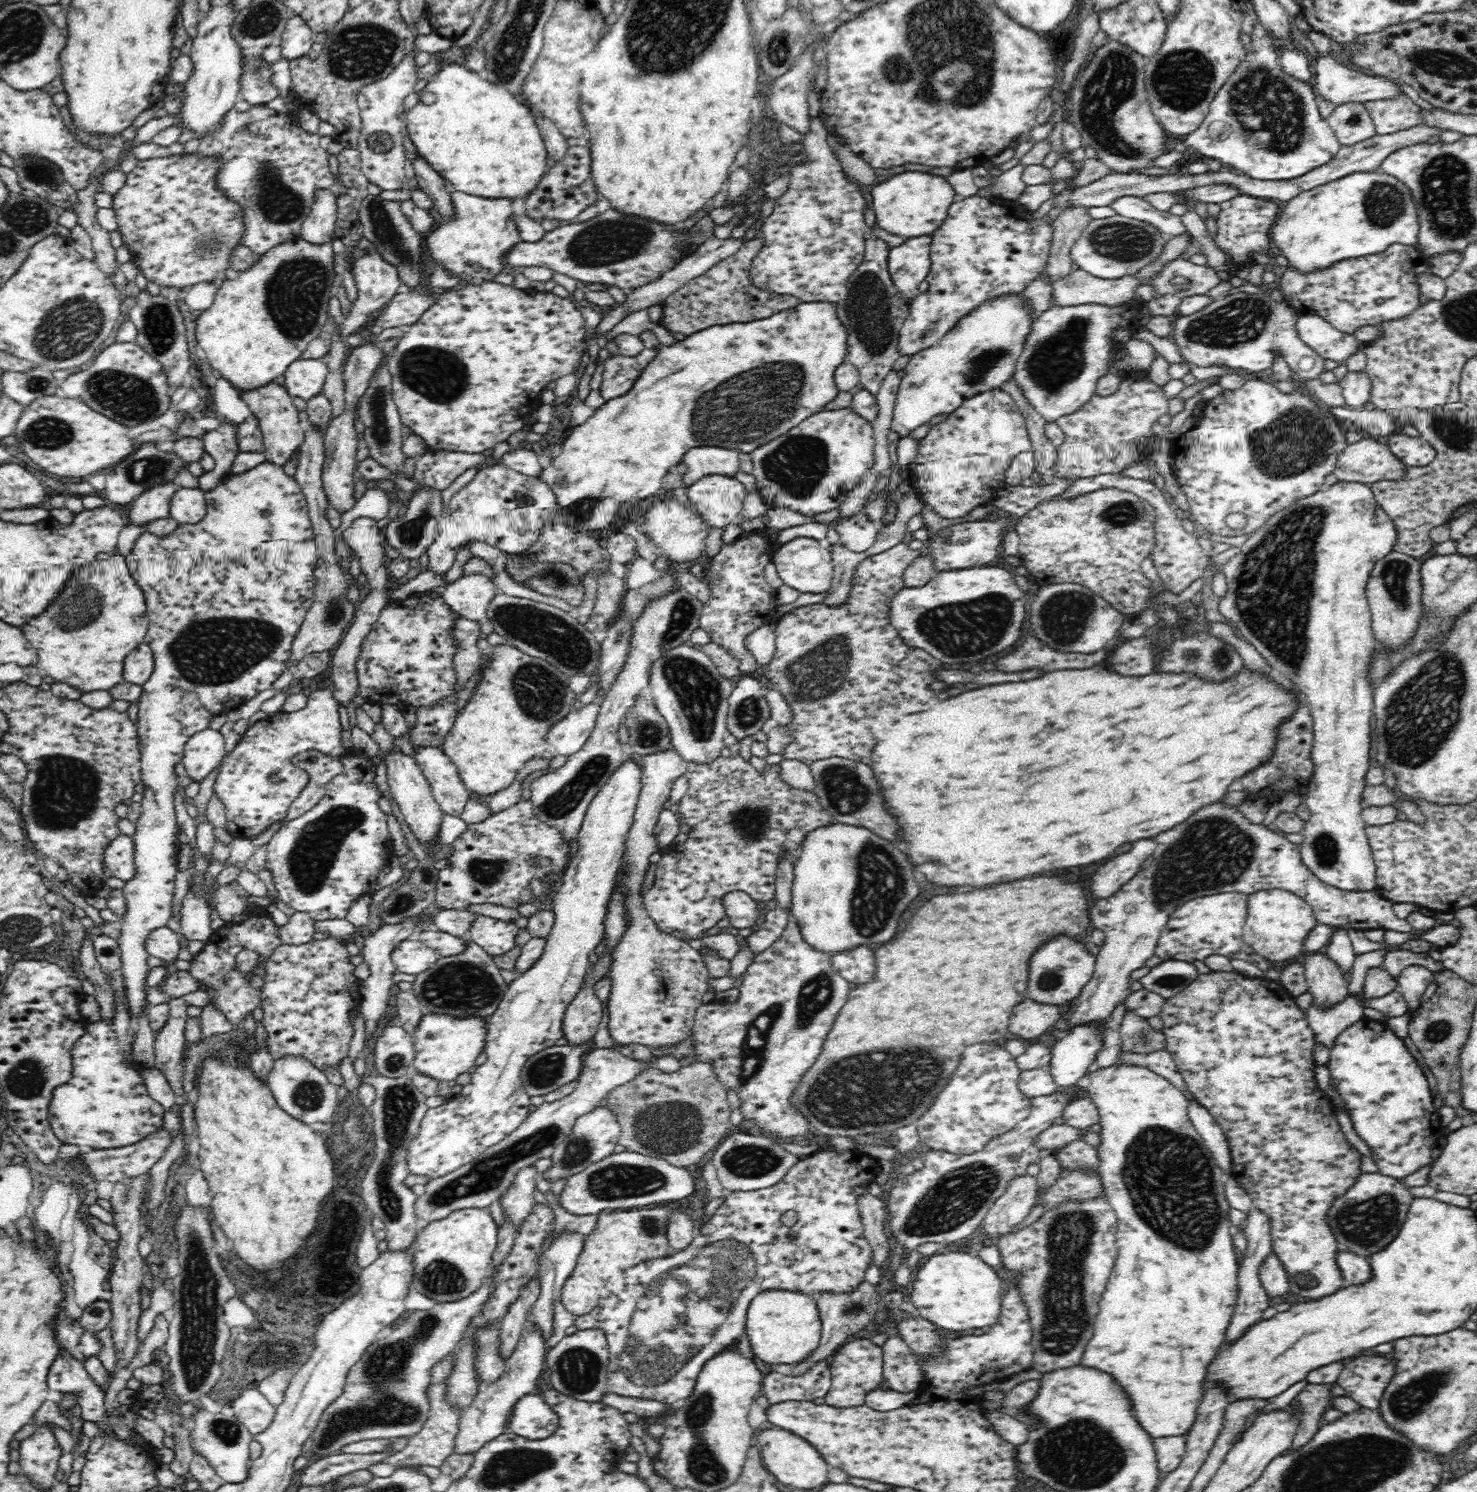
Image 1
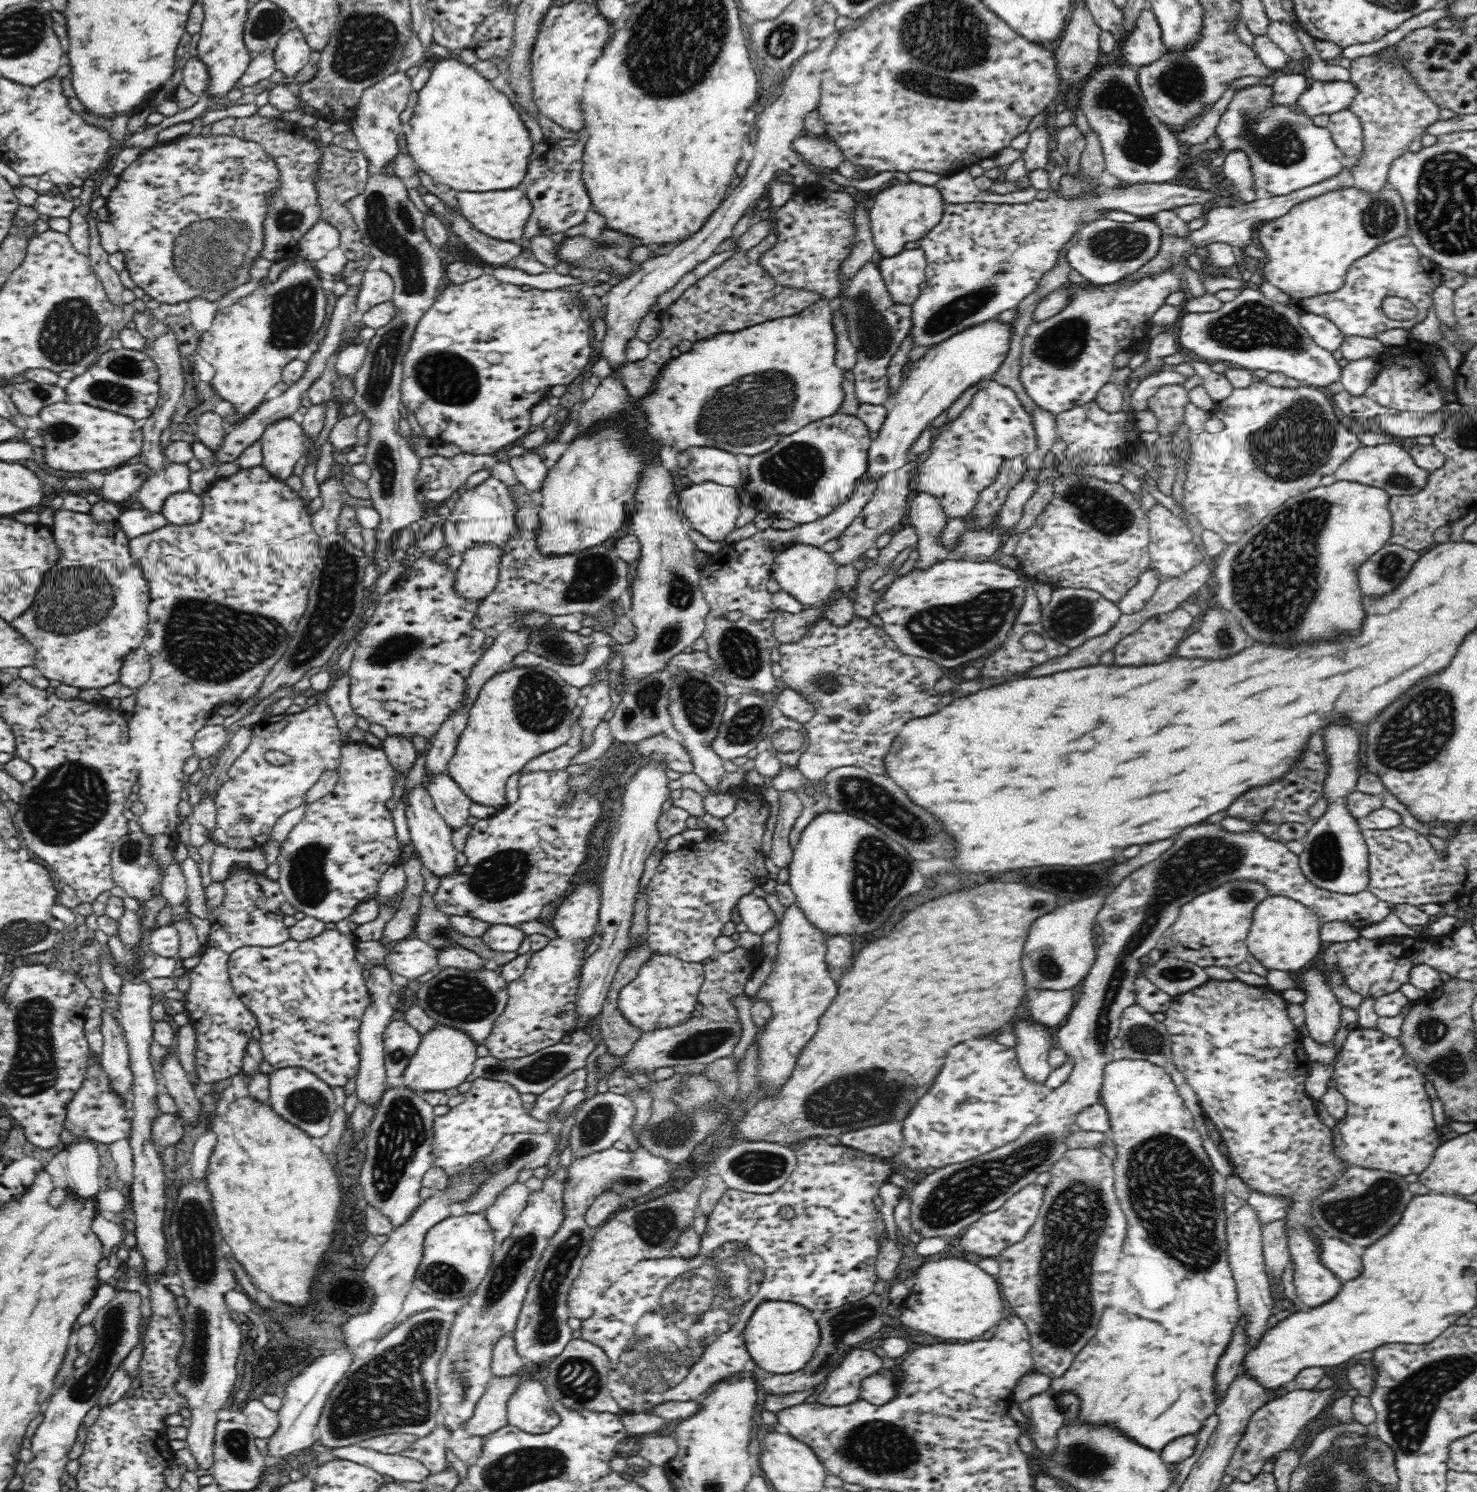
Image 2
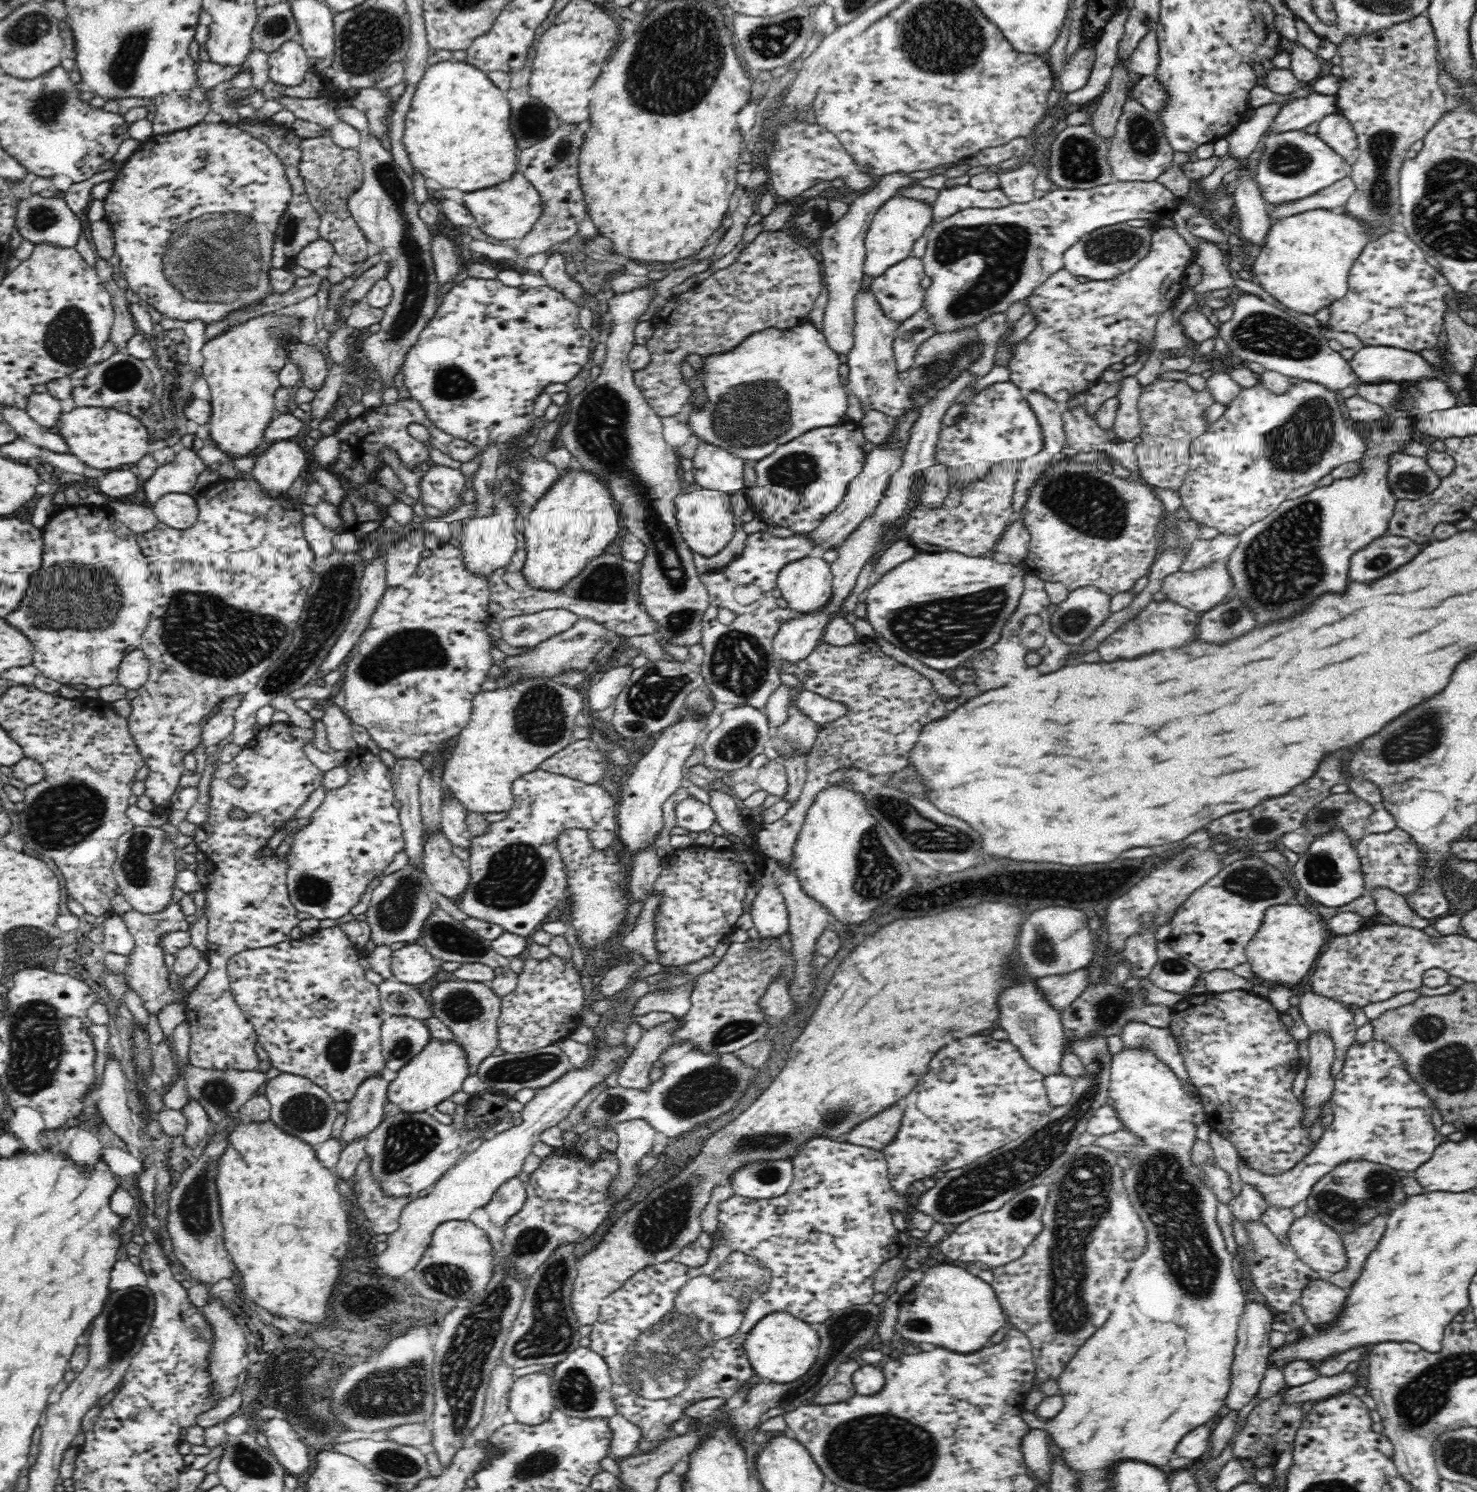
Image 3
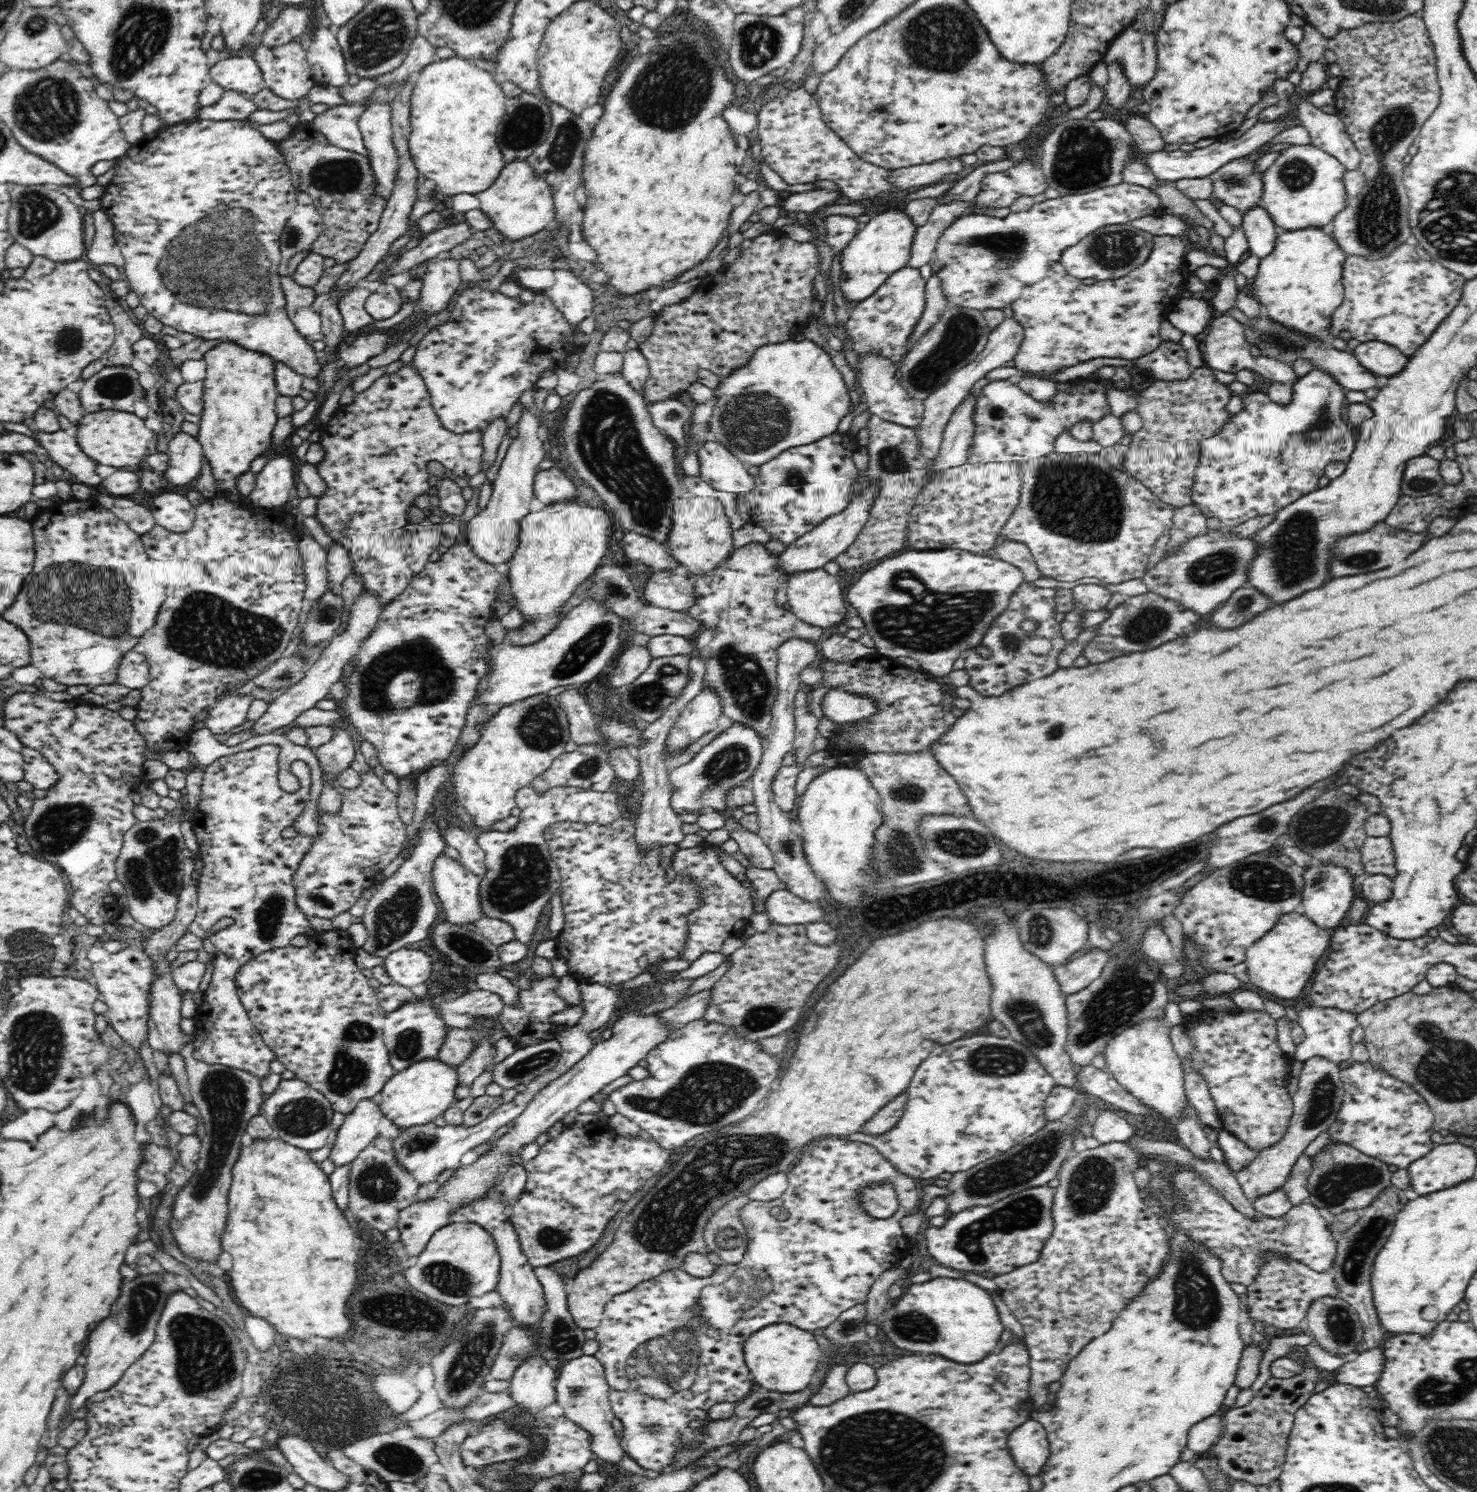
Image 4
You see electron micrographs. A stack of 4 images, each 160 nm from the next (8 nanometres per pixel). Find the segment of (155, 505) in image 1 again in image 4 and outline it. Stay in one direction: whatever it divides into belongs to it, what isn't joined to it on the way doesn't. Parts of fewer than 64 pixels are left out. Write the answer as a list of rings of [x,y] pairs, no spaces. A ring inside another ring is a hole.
[[[181,431],[170,440],[167,450],[169,465],[161,473],[164,484],[184,487],[201,477],[203,446],[196,437]]]

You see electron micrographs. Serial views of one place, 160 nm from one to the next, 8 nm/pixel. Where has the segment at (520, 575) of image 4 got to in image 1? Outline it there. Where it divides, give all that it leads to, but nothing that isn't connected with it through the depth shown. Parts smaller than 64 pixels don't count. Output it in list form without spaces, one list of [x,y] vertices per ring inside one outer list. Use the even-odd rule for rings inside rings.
[[[801,302],[768,318],[709,326],[704,330],[698,330],[695,334],[686,335],[684,340],[676,341],[671,346],[660,344],[652,332],[644,332],[640,334],[639,338],[645,349],[656,351],[656,356],[650,360],[648,366],[644,367],[642,374],[636,378],[636,382],[632,384],[632,388],[626,394],[606,401],[585,423],[576,425],[572,429],[570,435],[562,443],[561,455],[553,458],[550,466],[543,468],[540,473],[540,477],[556,495],[560,508],[559,515],[568,516],[570,514],[570,516],[574,516],[576,522],[572,526],[583,532],[604,530],[610,524],[614,524],[614,516],[616,516],[620,504],[624,504],[624,502],[630,502],[630,500],[636,502],[636,500],[648,498],[656,492],[663,492],[662,480],[667,476],[672,466],[677,466],[683,462],[683,456],[691,448],[722,446],[751,453],[755,448],[768,444],[794,426],[798,426],[808,416],[822,411],[826,402],[830,402],[838,394],[836,383],[834,383],[834,373],[836,368],[845,362],[848,352],[848,330],[845,329],[838,317],[835,303],[831,302]]]

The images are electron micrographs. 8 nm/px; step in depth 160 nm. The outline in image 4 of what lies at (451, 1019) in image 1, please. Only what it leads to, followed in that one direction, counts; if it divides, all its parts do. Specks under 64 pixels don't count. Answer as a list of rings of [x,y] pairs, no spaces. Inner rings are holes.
[[[424,1058],[394,1074],[372,1099],[378,1103],[380,1110],[394,1126],[408,1128],[433,1122],[438,1115],[453,1106],[456,1088],[458,1088],[456,1066],[450,1066],[438,1058]]]

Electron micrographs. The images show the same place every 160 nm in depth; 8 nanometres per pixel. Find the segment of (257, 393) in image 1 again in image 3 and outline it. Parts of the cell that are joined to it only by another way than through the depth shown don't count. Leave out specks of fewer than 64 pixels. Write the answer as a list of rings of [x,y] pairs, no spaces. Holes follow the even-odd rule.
[[[290,438],[279,439],[254,458],[251,474],[272,498],[287,495],[294,480],[306,466],[306,453]]]

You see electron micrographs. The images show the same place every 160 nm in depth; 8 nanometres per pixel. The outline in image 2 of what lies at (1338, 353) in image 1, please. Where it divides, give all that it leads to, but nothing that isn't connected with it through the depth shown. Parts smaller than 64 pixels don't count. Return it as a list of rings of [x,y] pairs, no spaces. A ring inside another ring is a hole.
[[[1303,312],[1300,315],[1300,322],[1309,336],[1317,346],[1320,346],[1331,353],[1342,347],[1345,335],[1334,325],[1331,320],[1312,313]]]

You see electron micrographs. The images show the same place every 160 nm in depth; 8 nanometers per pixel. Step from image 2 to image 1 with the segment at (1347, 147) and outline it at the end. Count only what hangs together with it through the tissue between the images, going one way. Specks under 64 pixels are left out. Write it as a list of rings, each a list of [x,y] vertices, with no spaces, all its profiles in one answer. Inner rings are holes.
[[[1342,102],[1326,118],[1343,146],[1372,138],[1377,132],[1364,102]]]

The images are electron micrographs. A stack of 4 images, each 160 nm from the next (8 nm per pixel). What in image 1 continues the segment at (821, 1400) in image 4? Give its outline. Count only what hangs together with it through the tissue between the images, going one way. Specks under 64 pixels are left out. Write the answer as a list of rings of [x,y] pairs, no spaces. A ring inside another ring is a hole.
[[[856,1339],[844,1343],[829,1360],[831,1387],[825,1396],[825,1403],[836,1408],[864,1406],[866,1395],[880,1386],[885,1386],[883,1374],[883,1348],[870,1339]]]

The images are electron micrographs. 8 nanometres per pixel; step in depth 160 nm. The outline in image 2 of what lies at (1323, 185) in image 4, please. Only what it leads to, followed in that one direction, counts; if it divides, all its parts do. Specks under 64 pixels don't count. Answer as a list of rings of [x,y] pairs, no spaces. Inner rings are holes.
[[[1261,82],[1234,88],[1232,100],[1225,103],[1225,110],[1214,128],[1214,135],[1220,139],[1218,150],[1225,150],[1226,154],[1232,151],[1244,151],[1250,161],[1252,180],[1261,194],[1290,194],[1294,190],[1318,184],[1326,178],[1332,178],[1332,176],[1340,174],[1344,166],[1352,163],[1351,159],[1346,158],[1342,150],[1336,146],[1328,127],[1316,126],[1312,118],[1301,112],[1297,102],[1281,106],[1275,104],[1271,101],[1273,92],[1273,84]]]

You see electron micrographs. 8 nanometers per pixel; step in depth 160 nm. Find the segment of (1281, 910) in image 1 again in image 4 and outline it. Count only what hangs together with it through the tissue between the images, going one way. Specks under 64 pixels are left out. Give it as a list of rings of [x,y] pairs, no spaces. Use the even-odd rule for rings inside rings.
[[[1305,913],[1280,914],[1272,928],[1246,949],[1245,964],[1249,982],[1282,1000],[1298,998],[1316,972],[1316,964],[1329,950],[1331,933],[1312,922]]]

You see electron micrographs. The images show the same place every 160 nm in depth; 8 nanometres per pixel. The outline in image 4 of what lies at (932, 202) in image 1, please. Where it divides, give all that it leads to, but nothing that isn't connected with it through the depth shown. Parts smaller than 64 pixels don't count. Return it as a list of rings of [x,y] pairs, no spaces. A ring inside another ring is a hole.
[[[884,208],[871,215],[870,221],[861,226],[854,239],[842,252],[842,282],[840,290],[848,300],[858,302],[872,296],[884,282],[898,270],[909,266],[911,249],[918,227],[903,208]]]

